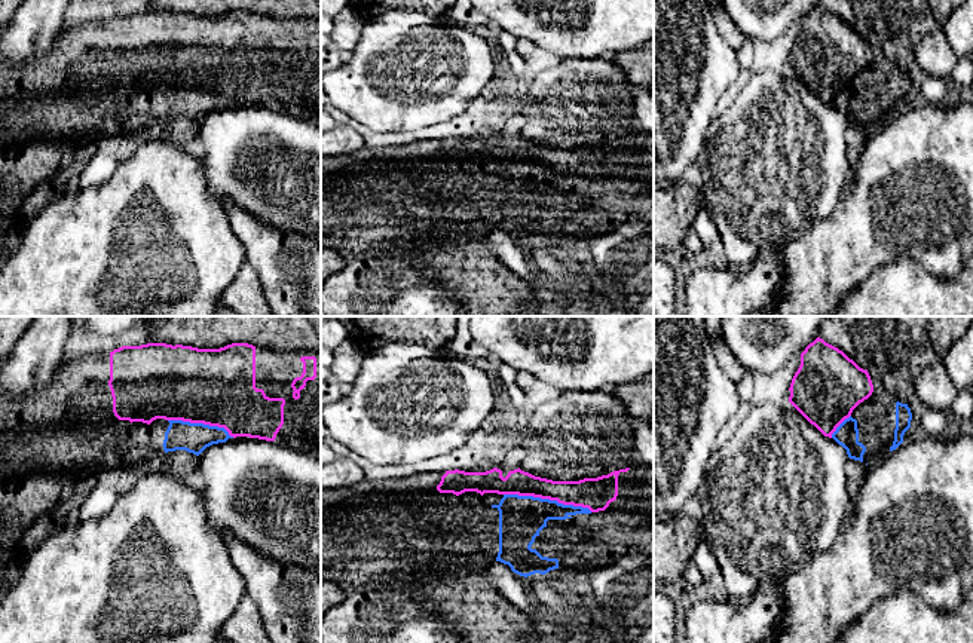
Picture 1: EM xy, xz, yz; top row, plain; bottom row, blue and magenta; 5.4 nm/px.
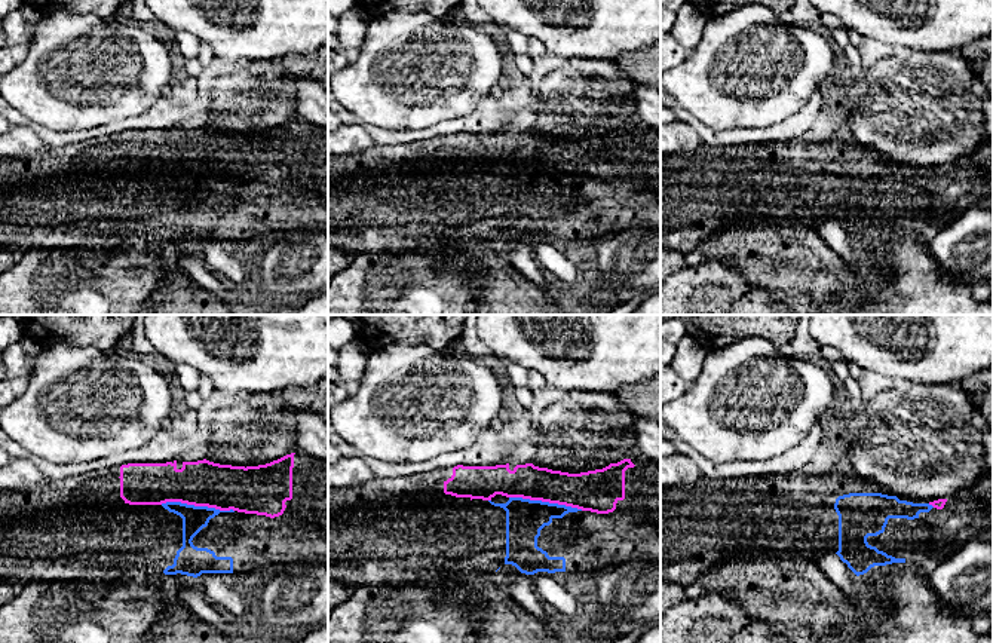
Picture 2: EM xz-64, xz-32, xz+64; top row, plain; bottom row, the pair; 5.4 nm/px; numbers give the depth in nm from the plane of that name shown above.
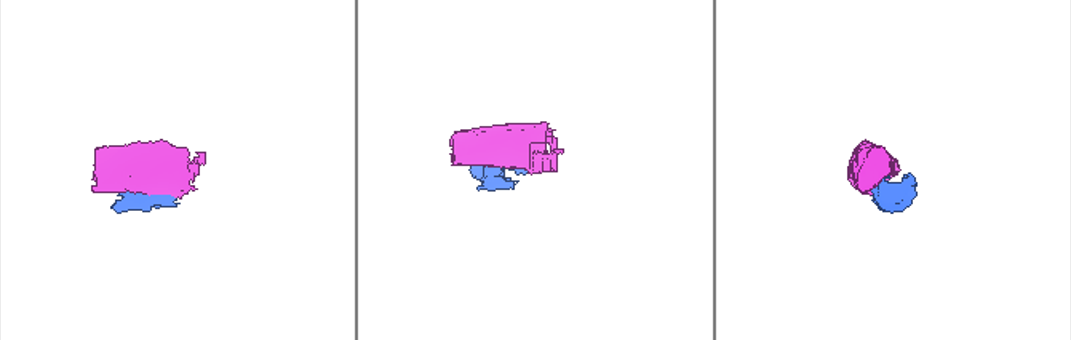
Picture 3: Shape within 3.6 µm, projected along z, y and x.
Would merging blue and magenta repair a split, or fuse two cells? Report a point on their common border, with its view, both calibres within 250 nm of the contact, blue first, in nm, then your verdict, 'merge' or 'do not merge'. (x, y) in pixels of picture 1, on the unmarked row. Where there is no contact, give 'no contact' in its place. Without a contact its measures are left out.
contact xz (548, 167); calibres 240 and 170 nm; merge

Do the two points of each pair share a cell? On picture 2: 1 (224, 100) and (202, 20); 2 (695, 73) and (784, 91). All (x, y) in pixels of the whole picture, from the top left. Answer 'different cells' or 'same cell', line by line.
1: different cells
2: same cell

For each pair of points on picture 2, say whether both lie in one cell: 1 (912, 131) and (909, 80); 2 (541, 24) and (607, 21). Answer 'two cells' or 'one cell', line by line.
1: one cell
2: one cell

